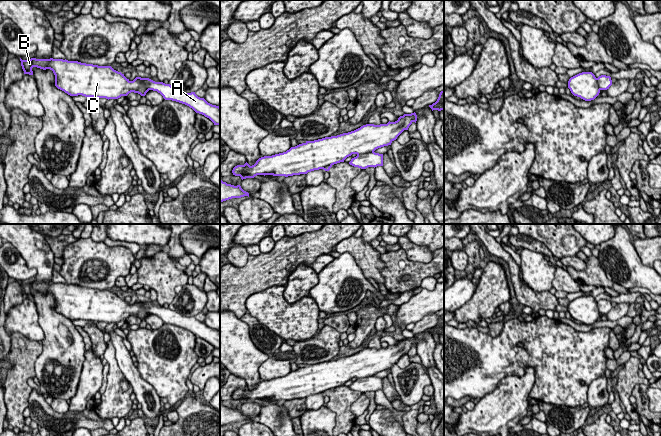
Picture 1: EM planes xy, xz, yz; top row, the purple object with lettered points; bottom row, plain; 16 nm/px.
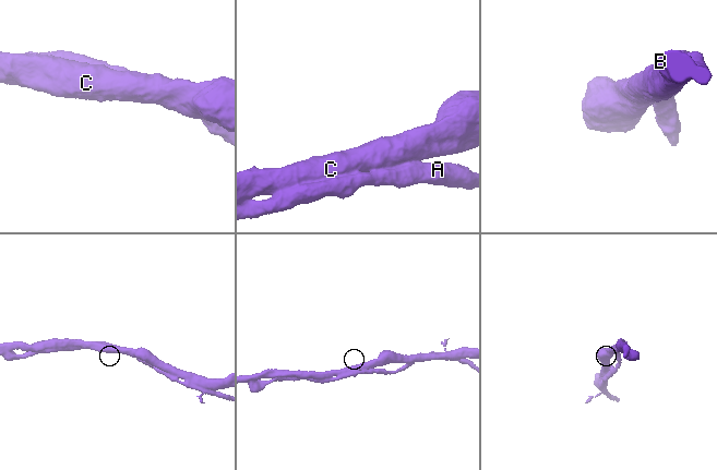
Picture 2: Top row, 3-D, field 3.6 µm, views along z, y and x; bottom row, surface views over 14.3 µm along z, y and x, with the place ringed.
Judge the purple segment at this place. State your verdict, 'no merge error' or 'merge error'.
no merge error

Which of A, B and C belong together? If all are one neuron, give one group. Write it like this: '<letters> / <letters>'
A B C

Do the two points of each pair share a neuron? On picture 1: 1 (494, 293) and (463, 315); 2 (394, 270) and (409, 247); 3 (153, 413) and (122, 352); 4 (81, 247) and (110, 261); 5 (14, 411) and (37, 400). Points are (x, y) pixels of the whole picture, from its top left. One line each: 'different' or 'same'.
1: same
2: different
3: same
4: same
5: different

